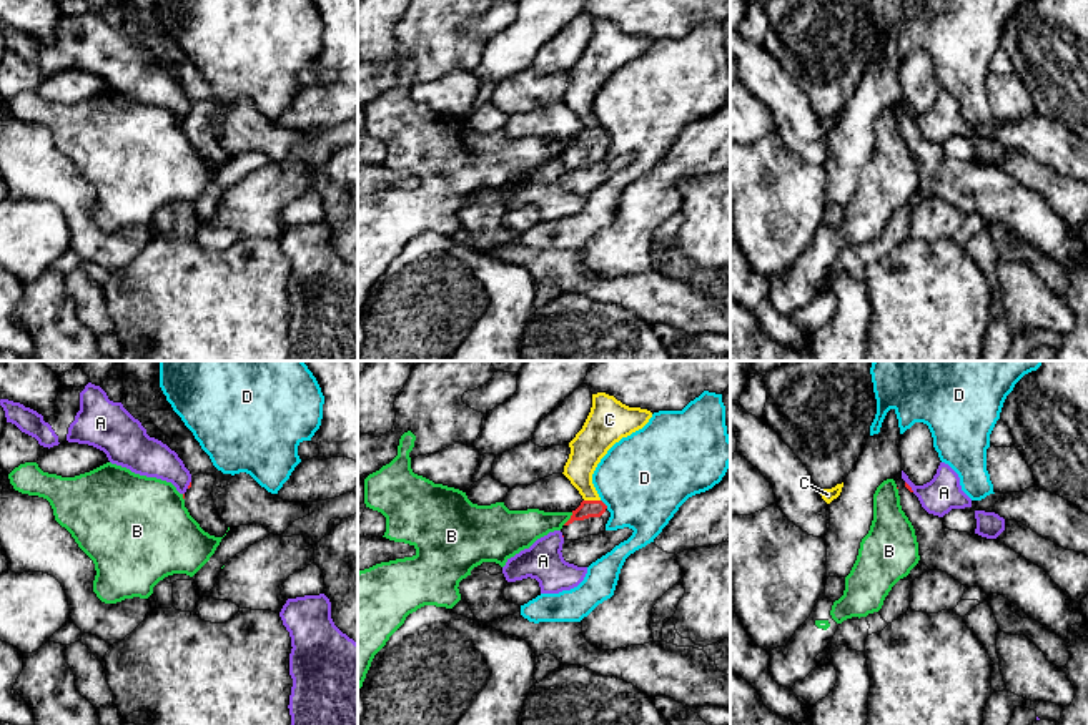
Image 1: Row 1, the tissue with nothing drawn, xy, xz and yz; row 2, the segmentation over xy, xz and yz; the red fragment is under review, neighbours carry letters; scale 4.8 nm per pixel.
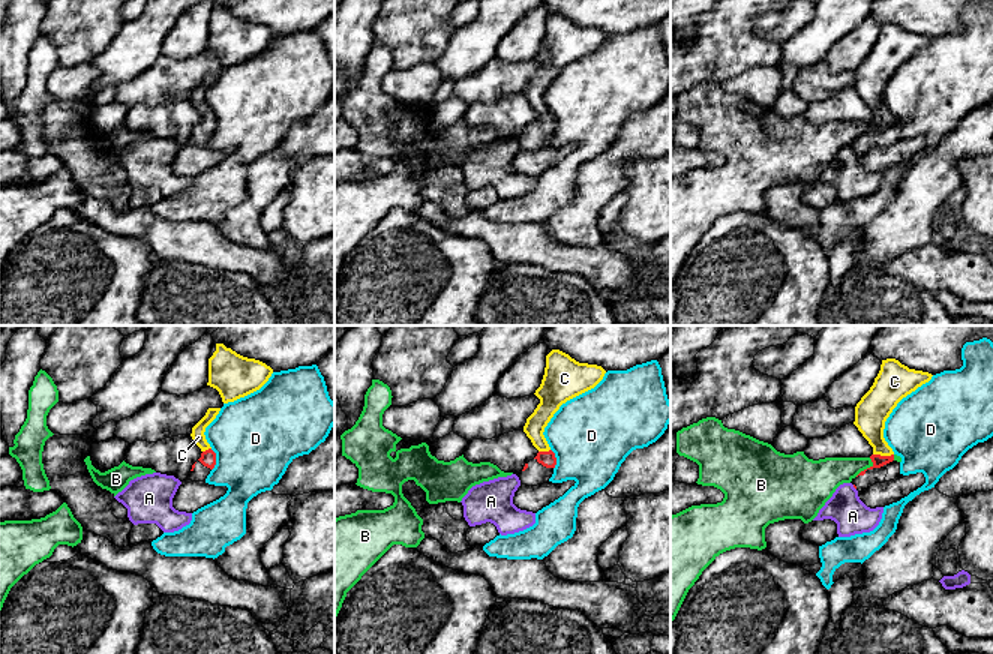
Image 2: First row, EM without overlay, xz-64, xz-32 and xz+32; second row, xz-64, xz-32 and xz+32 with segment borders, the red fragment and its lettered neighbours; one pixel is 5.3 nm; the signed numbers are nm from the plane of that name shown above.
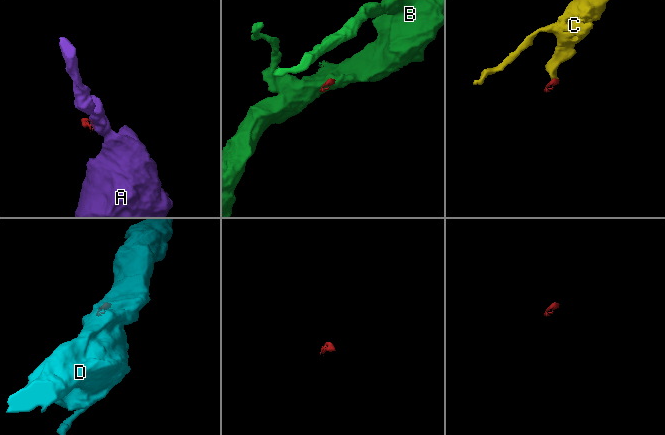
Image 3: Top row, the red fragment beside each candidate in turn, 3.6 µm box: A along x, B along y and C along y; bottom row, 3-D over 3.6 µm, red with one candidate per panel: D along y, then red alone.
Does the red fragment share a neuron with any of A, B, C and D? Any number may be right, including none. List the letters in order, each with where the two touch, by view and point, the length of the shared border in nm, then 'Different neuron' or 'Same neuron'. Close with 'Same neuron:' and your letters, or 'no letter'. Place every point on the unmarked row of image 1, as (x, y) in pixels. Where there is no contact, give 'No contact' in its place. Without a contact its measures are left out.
A: Touches red at yz (909, 113). Shared border 70 nm. Different neuron
B: Touches red at xz (569, 147). Shared border 80 nm. Different neuron
C: Touches red at xz (593, 128). Shared border 80 nm. Same neuron
D: Touches red at xz (604, 132). Shared border 60 nm. Different neuron
Same neuron: C

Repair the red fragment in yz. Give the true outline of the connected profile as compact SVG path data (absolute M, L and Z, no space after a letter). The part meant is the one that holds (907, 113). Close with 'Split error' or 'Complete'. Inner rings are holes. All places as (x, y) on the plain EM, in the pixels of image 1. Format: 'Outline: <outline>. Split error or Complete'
Outline: M902 100L893 108L902 138L915 156L918 190L930 198L947 200L965 215L980 215L987 223L1003 223L1063 268L1075 251L1083 249L1083 243L1070 234L1068 224L1045 196L998 166L947 156L943 145L922 135Z. Split error

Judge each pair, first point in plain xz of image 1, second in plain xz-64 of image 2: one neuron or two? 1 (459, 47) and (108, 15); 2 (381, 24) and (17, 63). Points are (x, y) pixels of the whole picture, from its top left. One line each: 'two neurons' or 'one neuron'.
1: one neuron
2: one neuron

